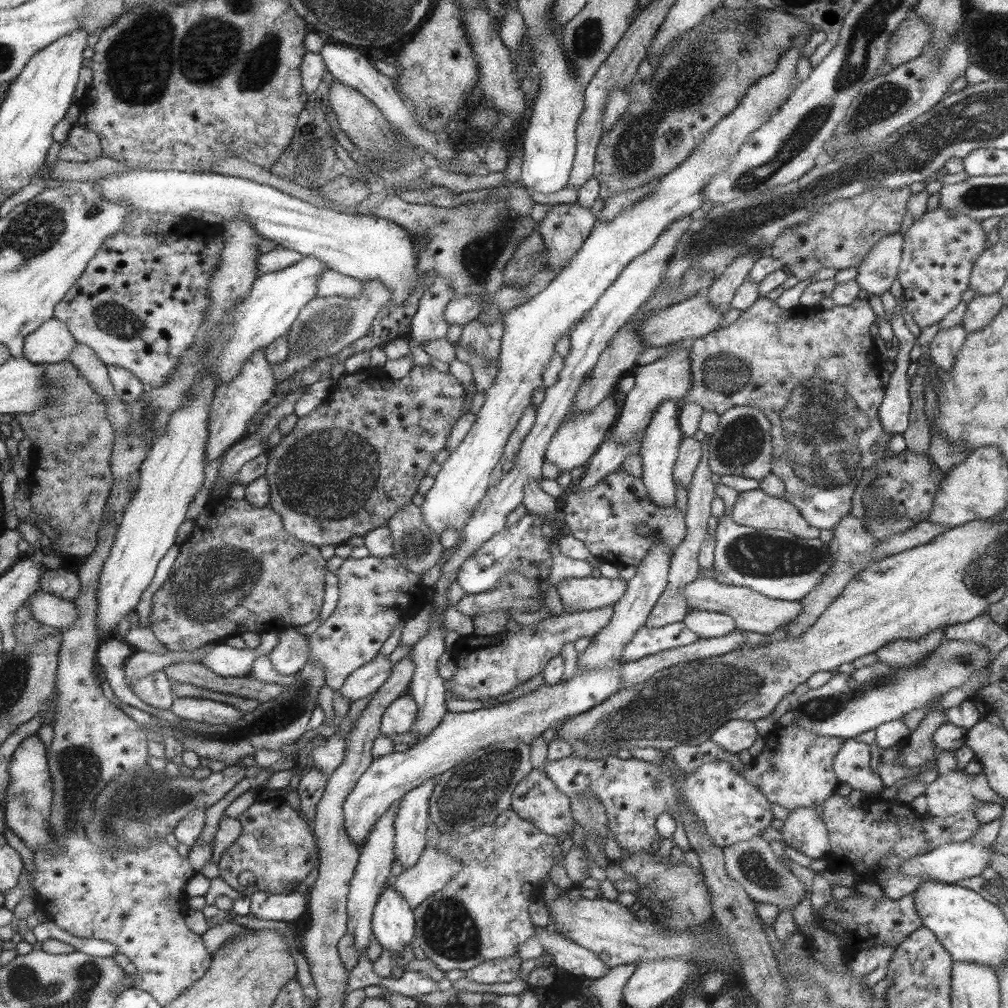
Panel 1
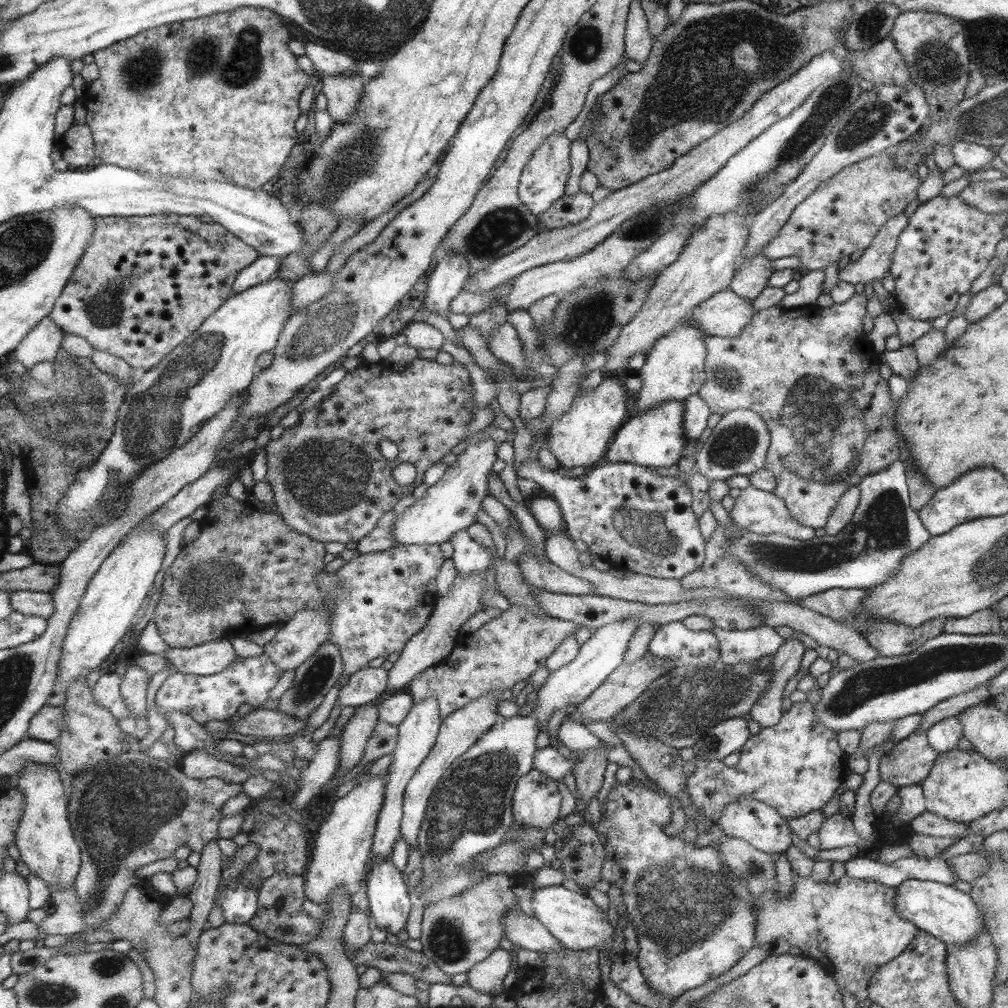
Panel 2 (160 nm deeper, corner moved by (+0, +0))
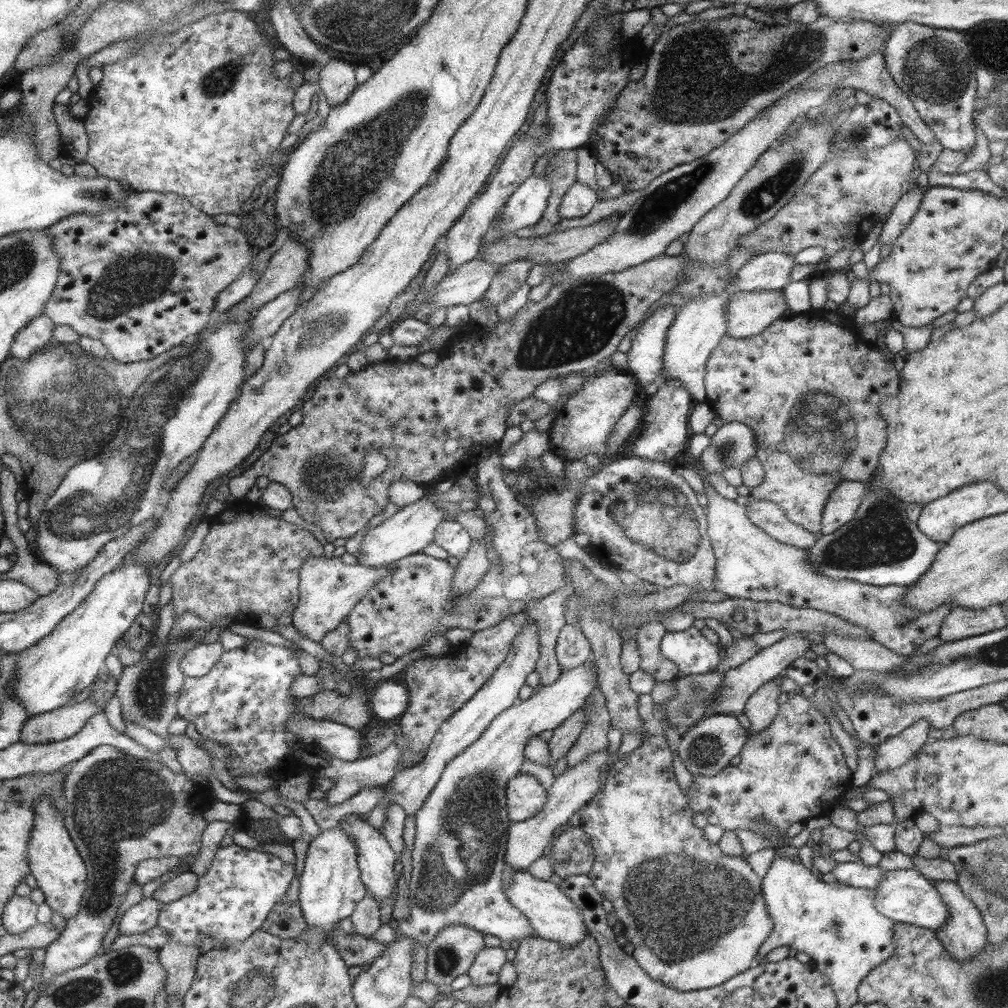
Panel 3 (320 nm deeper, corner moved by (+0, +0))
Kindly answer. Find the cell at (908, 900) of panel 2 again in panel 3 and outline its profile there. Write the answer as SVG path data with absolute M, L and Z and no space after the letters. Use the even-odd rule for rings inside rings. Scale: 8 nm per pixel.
M916 870L885 871L874 889L876 910L893 919L895 923L925 927L934 932L948 916L947 903L940 898L937 887Z

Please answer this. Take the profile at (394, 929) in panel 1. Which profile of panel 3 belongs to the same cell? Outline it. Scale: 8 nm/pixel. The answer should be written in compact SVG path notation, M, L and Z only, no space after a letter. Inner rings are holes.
M346 814L341 817L339 824L341 830L348 833L348 838L355 842L357 850L356 862L360 869L360 879L365 887L368 887L371 895L375 900L387 898L394 890L396 890L397 875L393 874L393 862L397 856L395 851L388 845L388 839L384 837L381 830L371 826L366 822L365 816L358 814Z

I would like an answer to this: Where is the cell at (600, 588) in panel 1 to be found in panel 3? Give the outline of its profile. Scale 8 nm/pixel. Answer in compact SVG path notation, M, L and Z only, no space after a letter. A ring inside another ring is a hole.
M499 453L488 456L486 459L474 463L472 482L475 486L486 487L490 490L491 498L495 503L495 509L491 514L484 516L483 522L487 530L493 534L492 546L498 563L491 565L485 574L476 582L476 585L460 596L452 594L452 580L456 573L456 568L451 567L445 559L437 559L425 554L416 553L400 561L385 564L388 575L377 582L372 589L361 599L348 617L344 619L348 624L349 644L348 648L356 651L356 658L377 658L381 653L391 654L395 658L403 656L424 644L424 642L436 632L448 630L450 628L465 628L471 632L485 630L505 621L515 614L522 613L525 606L537 599L543 599L554 590L563 585L562 565L563 559L559 557L556 550L545 544L537 532L536 522L529 512L516 502L514 494L502 481L503 467Z

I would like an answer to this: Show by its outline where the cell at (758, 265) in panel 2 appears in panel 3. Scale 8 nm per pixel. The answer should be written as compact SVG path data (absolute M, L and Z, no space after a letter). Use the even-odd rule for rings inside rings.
M776 252L759 253L750 258L732 277L737 291L781 291L788 283L789 273L795 265L794 255Z

